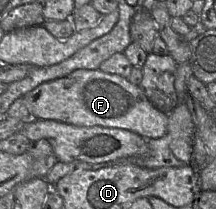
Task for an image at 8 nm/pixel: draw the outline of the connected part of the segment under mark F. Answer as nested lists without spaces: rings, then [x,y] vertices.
[[[77,69],[67,76],[38,85],[23,96],[26,108],[37,119],[52,119],[78,126],[104,126],[130,130],[146,140],[168,134],[169,116],[155,107],[140,85],[99,69]]]

